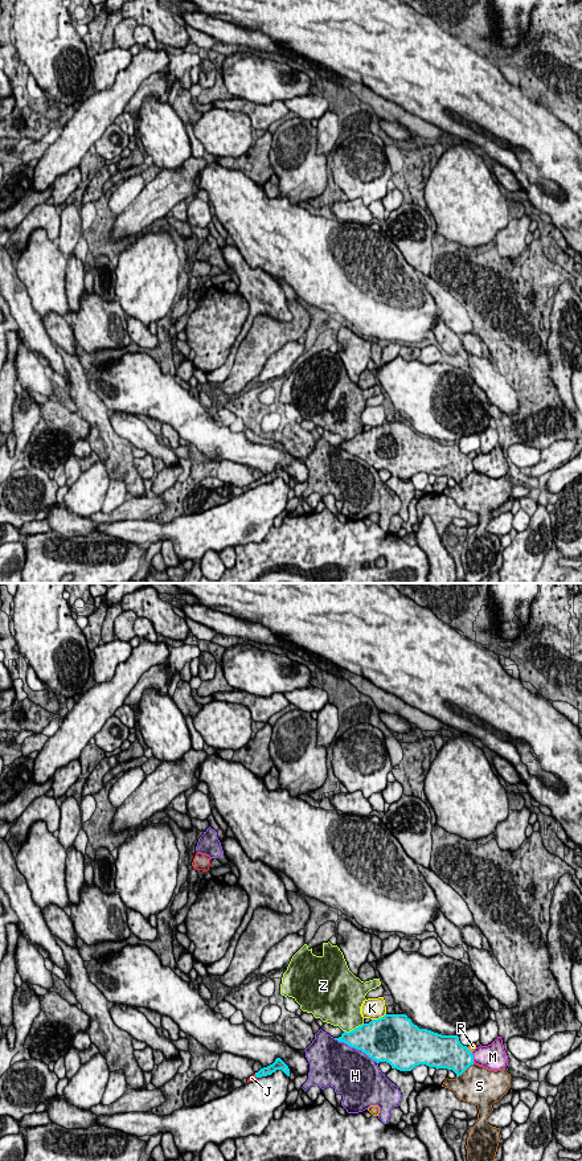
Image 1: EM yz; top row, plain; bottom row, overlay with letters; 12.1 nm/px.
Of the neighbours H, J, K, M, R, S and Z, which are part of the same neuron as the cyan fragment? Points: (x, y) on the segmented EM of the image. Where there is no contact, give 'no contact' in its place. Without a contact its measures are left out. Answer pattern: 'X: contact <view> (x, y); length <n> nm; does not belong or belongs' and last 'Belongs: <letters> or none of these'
H: contact yz (356, 1047); length 650 nm; does not belong
J: contact yz (255, 1075); length 70 nm; belongs
K: contact yz (378, 1018); length 190 nm; does not belong
M: contact yz (472, 1057); length 150 nm; does not belong
R: contact yz (468, 1050); length 80 nm; does not belong
S: contact yz (464, 1070); length 280 nm; does not belong
Z: contact yz (355, 1029); length 260 nm; does not belong
Belongs: J

